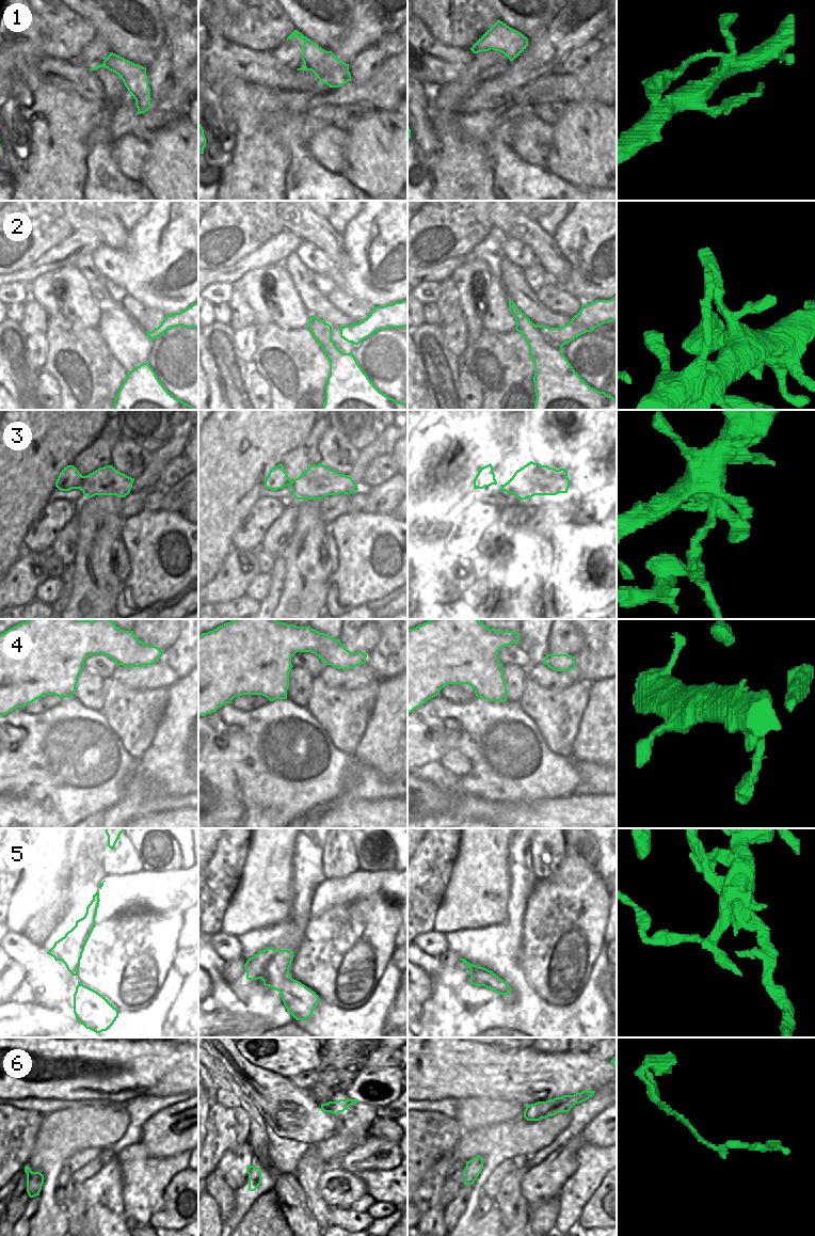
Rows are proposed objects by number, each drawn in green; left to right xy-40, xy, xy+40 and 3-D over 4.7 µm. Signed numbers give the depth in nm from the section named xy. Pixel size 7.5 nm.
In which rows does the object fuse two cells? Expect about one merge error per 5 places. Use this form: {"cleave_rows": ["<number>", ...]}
{"cleave_rows": ["3", "5"]}

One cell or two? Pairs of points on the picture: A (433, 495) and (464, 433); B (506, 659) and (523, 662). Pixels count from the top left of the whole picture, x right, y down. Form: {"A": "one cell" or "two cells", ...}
{"A": "one cell", "B": "one cell"}

